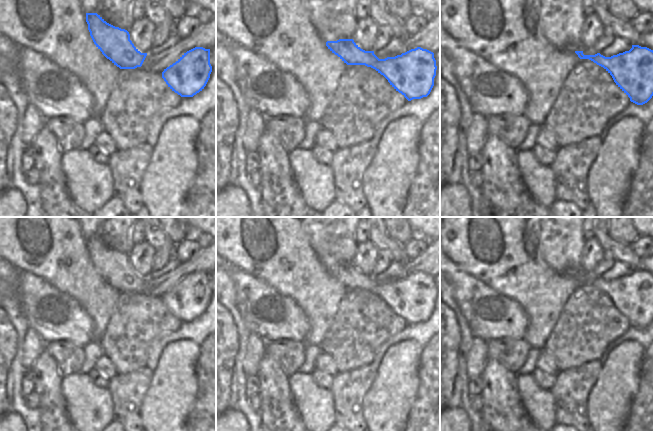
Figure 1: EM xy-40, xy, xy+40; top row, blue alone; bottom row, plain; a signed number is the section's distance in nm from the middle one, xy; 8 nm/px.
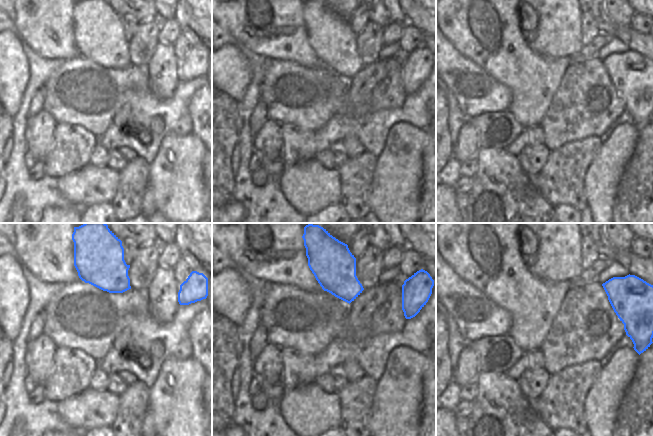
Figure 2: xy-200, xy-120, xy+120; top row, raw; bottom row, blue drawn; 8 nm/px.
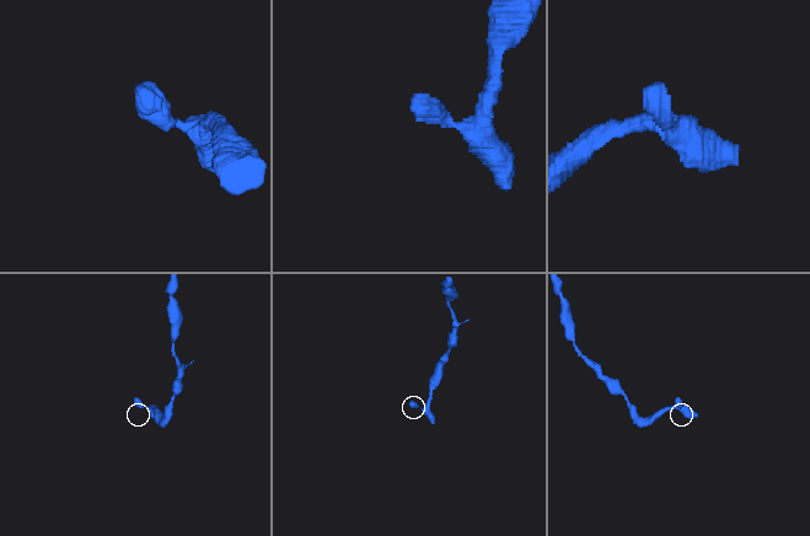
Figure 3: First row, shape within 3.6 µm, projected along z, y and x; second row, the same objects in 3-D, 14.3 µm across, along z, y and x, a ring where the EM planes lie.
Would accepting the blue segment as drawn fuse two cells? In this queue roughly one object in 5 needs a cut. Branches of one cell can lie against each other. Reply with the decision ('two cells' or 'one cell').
one cell

